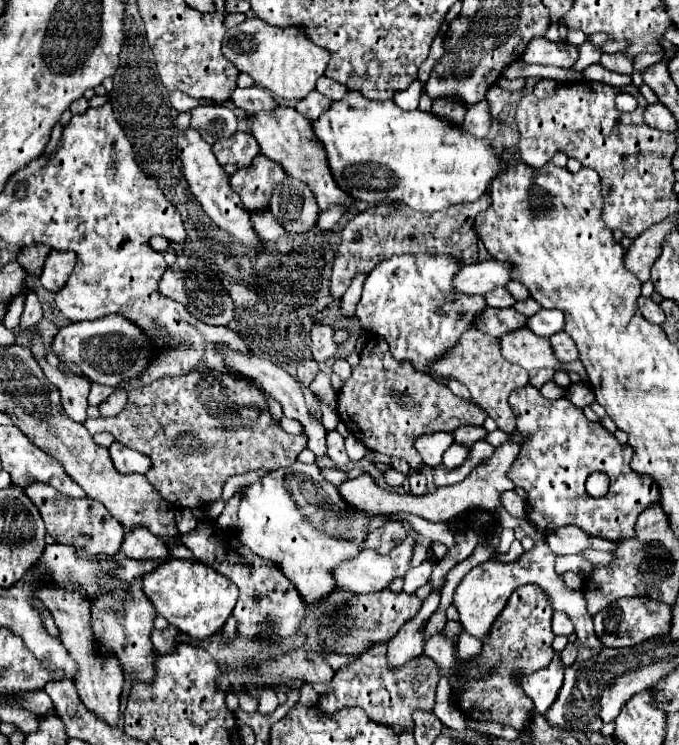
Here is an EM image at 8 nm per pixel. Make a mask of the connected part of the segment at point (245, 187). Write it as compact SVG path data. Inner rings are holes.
M258 154L250 166L230 176L230 186L248 212L262 212L268 210L272 192L284 178L286 172L278 162Z

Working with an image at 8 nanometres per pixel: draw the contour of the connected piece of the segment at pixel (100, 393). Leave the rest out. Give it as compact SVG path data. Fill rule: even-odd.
M92 382L92 388L90 388L90 404L92 406L100 406L110 394L114 392L114 388L110 388L110 386L102 386L102 384L96 384L96 382Z

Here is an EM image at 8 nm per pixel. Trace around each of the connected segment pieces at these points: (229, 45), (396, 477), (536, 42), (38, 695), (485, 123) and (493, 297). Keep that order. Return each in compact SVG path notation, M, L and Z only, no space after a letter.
M252 16L252 18L246 18L242 24L238 24L236 28L228 30L224 40L222 40L222 54L240 70L240 72L246 72L254 78L256 86L262 86L270 92L276 94L276 98L280 100L300 100L304 96L308 96L314 88L316 88L316 80L324 74L326 70L326 64L330 60L330 54L318 46L314 46L306 36L304 36L304 30L300 32L298 28L276 28L276 26L270 26L266 22L262 22L260 18Z
M390 468L390 470L384 472L384 480L386 480L388 486L402 486L404 480L406 480L406 474L402 474L402 472Z
M546 38L530 40L522 60L526 64L542 64L542 66L560 66L570 68L578 60L578 48L566 42L550 42Z
M44 690L25 692L21 695L25 699L19 699L20 705L36 715L42 715L54 709L54 704L51 698L44 692Z
M480 102L478 106L474 106L472 110L466 112L460 130L474 138L484 138L490 128L490 122L492 122L492 118L488 114L488 106L486 106L486 102Z
M496 288L490 294L484 296L486 304L492 308L508 308L514 304L514 298L510 298L510 292L506 292L506 288Z

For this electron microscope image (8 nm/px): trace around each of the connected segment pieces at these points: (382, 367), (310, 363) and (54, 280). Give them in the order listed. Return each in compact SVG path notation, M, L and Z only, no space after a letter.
M372 336L360 354L360 364L352 368L350 378L344 382L344 386L338 392L338 400L336 400L336 410L340 420L348 426L348 430L372 452L380 452L380 454L388 454L388 456L398 456L408 460L412 470L422 470L424 468L424 460L420 458L418 450L414 448L414 440L426 434L434 434L434 432L454 432L458 426L464 424L472 424L472 426L482 426L482 422L486 420L486 412L478 410L478 406L474 402L466 402L458 396L454 396L450 392L450 388L446 388L444 382L418 372L414 366L410 366L410 362L398 362L390 350L384 338L380 336Z
M304 360L304 362L300 362L298 364L298 380L300 380L300 384L304 384L304 386L310 386L310 382L314 380L314 376L318 374L320 370L318 370L318 364L314 362L314 360Z
M52 250L46 258L44 270L40 274L42 286L50 292L58 292L66 284L66 278L70 276L72 268L74 268L74 252Z

